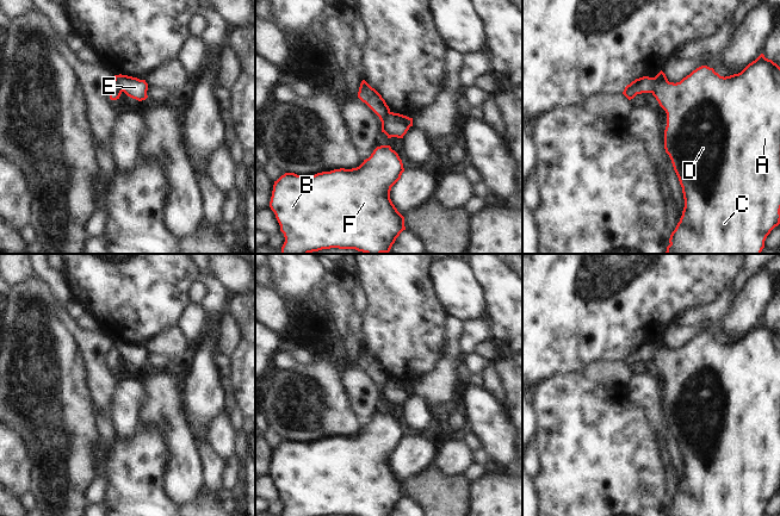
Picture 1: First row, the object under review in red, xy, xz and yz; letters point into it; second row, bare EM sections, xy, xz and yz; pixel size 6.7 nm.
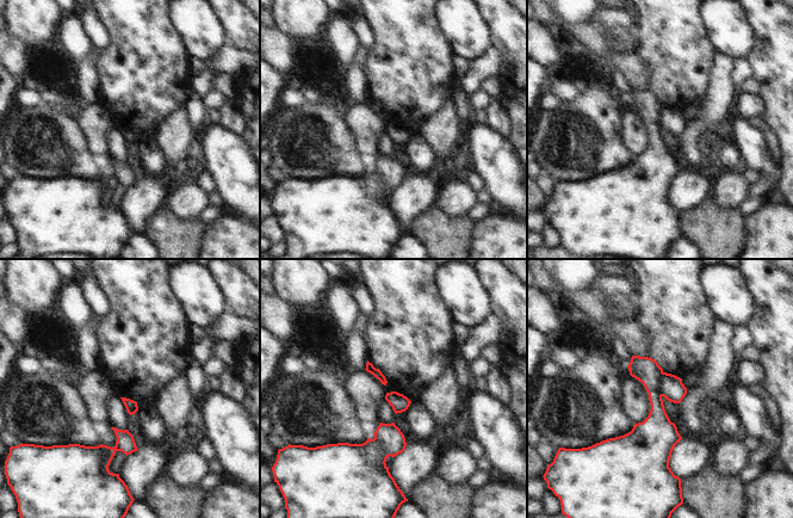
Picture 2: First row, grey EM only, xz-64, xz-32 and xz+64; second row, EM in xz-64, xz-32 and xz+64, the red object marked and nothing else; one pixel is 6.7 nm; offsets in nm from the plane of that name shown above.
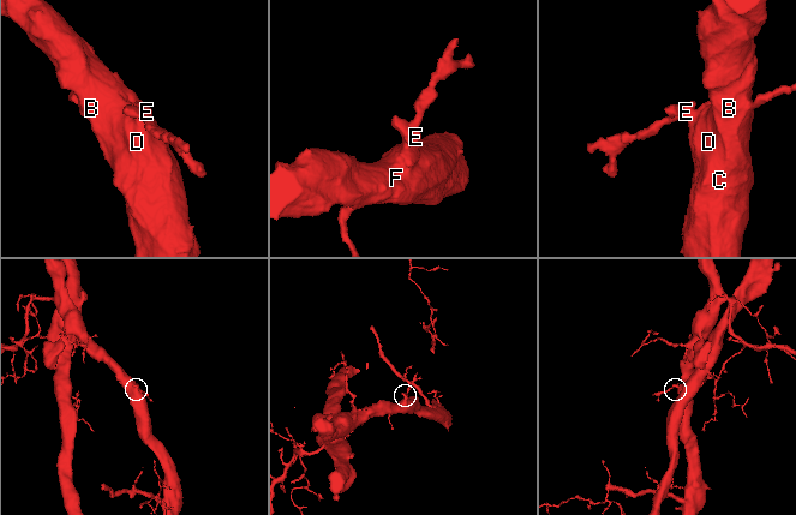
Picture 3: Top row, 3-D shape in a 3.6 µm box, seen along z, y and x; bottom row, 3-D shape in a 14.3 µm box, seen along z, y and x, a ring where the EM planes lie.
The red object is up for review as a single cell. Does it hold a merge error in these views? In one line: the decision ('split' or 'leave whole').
split

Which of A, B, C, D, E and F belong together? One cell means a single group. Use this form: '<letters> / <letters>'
A B C D F / E

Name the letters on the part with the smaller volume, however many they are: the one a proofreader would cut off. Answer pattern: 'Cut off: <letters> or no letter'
Cut off: E

